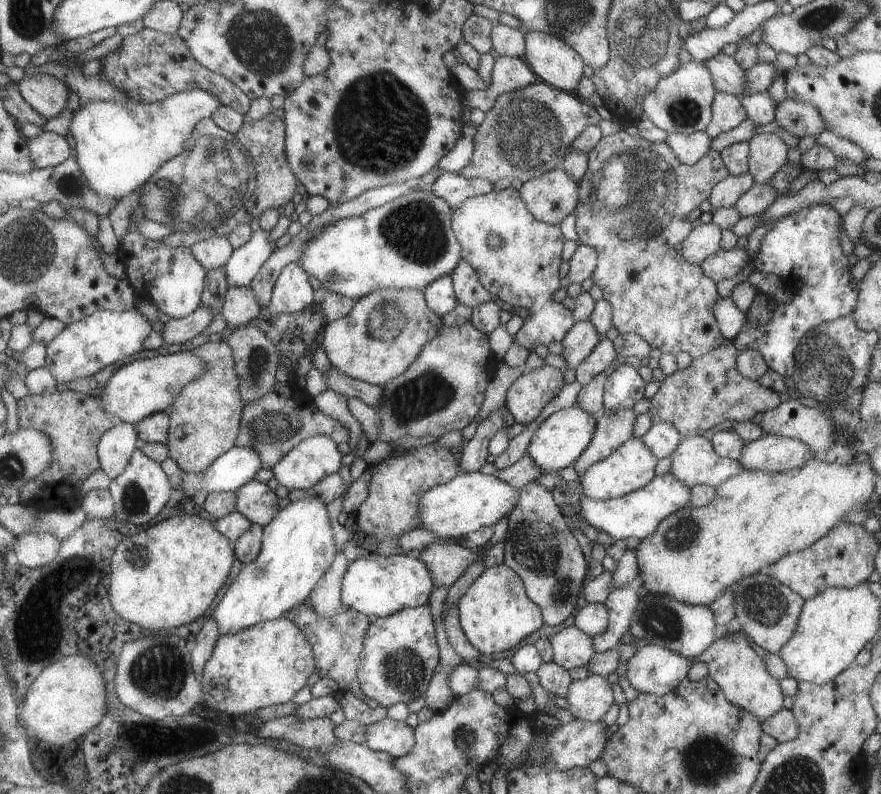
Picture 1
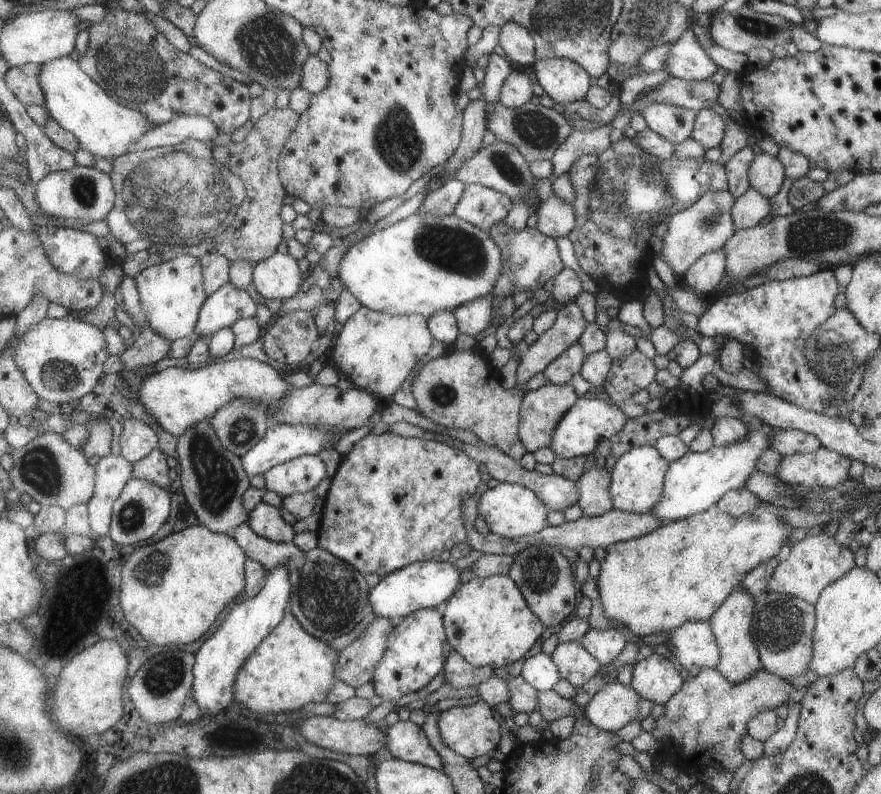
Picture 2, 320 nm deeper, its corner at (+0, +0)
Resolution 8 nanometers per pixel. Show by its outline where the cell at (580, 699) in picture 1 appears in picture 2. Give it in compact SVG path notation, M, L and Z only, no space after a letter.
M613 682L605 683L583 707L583 714L598 729L615 733L628 722L637 719L637 701L641 698L631 688Z

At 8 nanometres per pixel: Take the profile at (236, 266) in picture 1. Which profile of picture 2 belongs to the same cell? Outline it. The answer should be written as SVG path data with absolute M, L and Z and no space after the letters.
M231 281L207 297L203 304L193 338L209 337L238 320L255 317L257 304L246 289L238 289Z

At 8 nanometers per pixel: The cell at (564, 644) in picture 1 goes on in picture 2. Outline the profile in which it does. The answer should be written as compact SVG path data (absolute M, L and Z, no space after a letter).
M580 639L557 644L550 659L558 668L560 678L580 687L596 675L600 662L587 652Z

